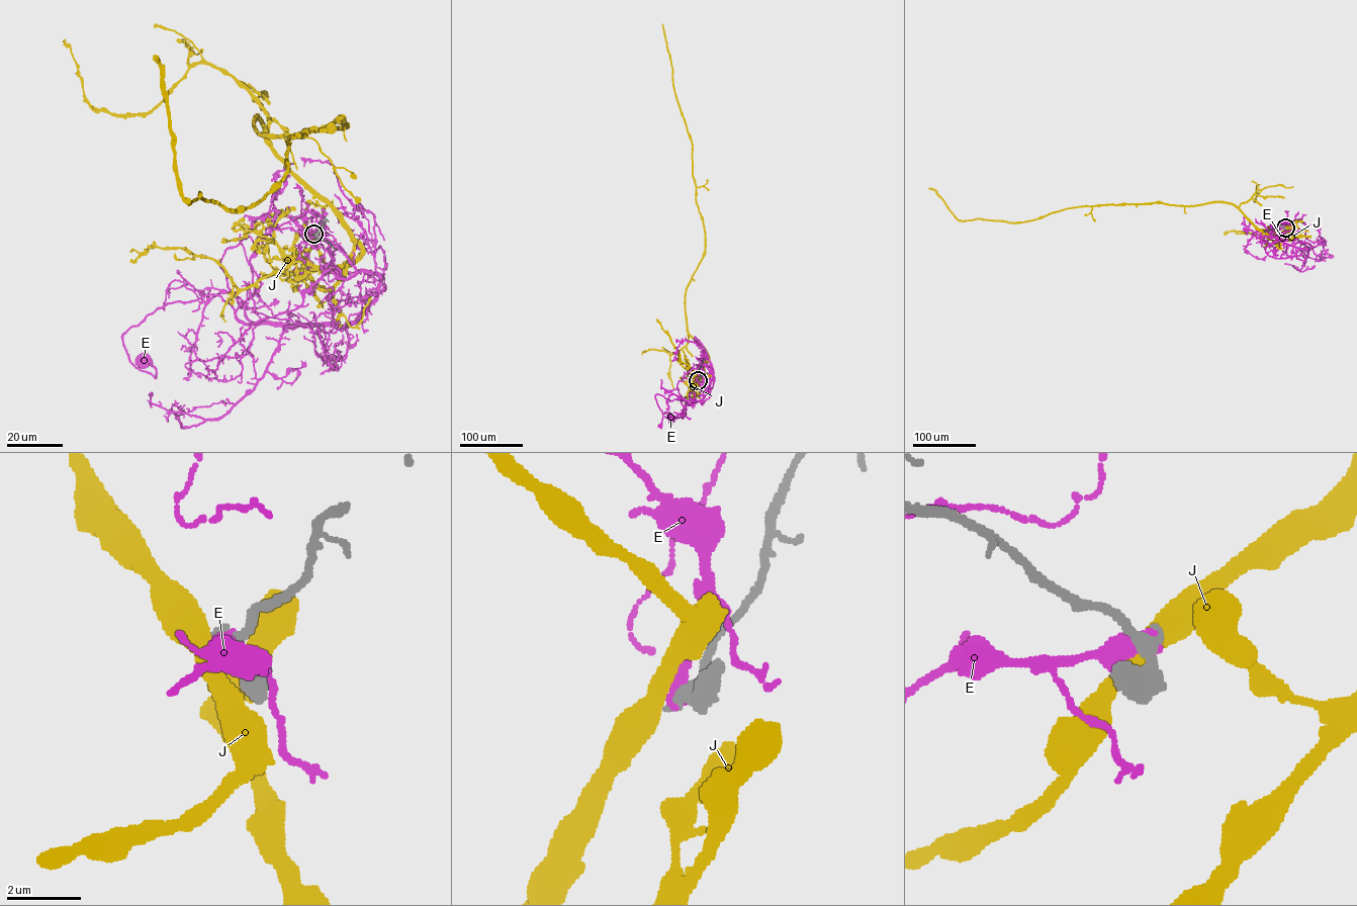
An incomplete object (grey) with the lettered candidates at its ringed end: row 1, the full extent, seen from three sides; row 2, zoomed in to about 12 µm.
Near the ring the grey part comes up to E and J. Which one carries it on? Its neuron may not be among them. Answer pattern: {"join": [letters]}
{"join": []}

